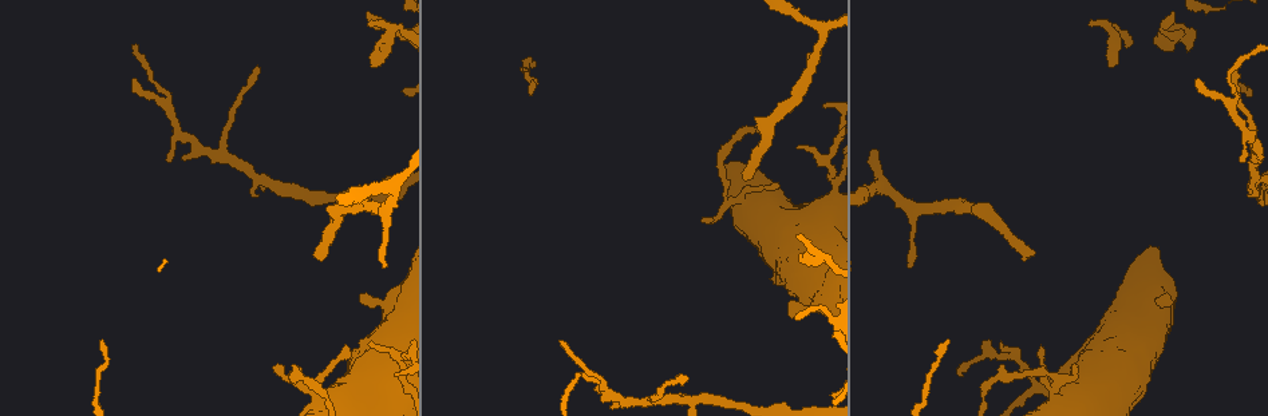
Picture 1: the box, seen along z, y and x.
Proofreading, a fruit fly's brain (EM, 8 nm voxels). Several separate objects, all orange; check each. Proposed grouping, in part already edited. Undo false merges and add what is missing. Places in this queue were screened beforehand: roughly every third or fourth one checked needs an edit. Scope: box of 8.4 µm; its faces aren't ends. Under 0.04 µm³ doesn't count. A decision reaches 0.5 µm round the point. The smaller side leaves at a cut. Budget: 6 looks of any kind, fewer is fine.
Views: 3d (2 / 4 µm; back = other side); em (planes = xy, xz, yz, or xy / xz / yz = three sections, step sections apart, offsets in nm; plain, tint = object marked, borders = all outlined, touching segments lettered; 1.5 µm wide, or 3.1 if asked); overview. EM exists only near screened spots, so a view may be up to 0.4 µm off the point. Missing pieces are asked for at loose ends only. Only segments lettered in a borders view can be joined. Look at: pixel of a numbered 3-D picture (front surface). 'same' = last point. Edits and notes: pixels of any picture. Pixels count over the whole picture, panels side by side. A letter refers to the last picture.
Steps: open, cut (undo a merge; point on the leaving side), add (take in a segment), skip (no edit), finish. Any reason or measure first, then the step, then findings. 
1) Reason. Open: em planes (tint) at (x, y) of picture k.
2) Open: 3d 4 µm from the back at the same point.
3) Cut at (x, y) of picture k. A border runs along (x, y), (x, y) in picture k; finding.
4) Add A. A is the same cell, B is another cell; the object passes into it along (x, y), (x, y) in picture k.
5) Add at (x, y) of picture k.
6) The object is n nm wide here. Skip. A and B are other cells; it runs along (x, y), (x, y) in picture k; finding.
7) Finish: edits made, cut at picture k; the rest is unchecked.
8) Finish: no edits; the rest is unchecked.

Tapers out. Open: em yz step 4 (borders) at (683, 379) of picture 1.

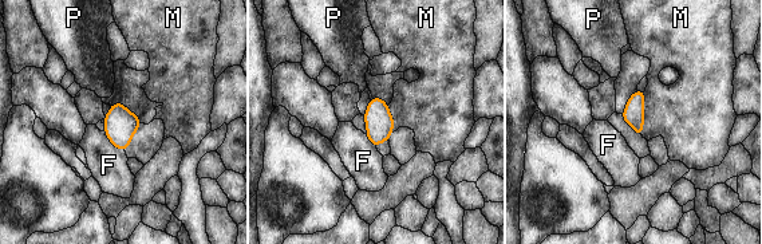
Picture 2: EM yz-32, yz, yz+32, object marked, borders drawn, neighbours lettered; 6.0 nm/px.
Skip. F, M and P are other cells; a border runs along (646, 90), (642, 136) in picture 2; none of them fits.

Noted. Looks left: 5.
Free end. Open: em planes (borders) at (314, 252) of picture 1.

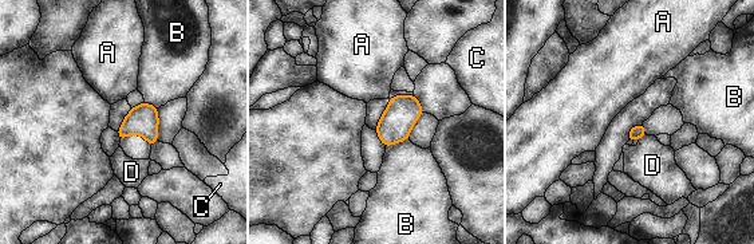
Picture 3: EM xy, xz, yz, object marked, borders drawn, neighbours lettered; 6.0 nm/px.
Add D. D is the same cell, A, B and C are other cells; the object passes into it along (635, 133), (642, 136), (652, 165) in picture 3; it goes on there.

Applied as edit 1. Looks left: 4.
Open: overview.

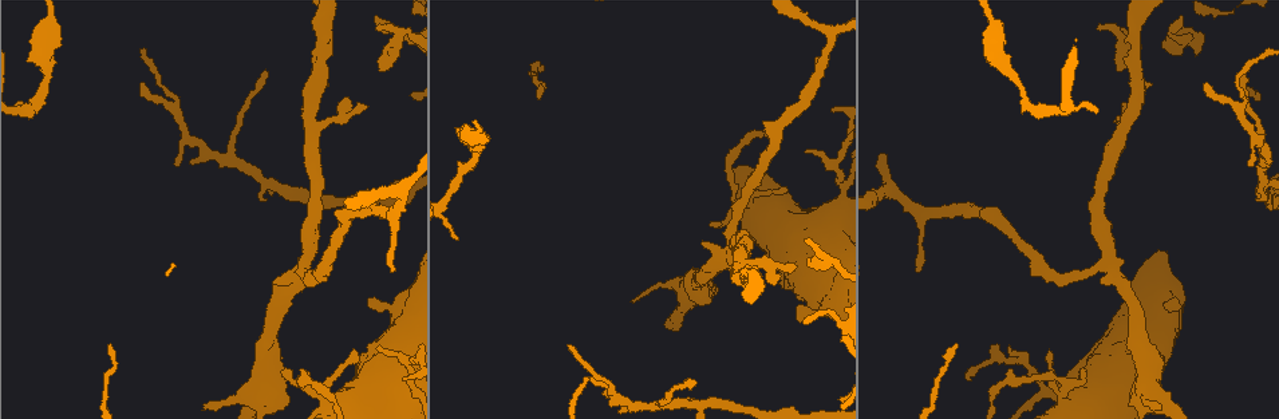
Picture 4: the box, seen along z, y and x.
Tapers out. Open: 3d 4 µm from the back at (1085, 369) of picture 4.

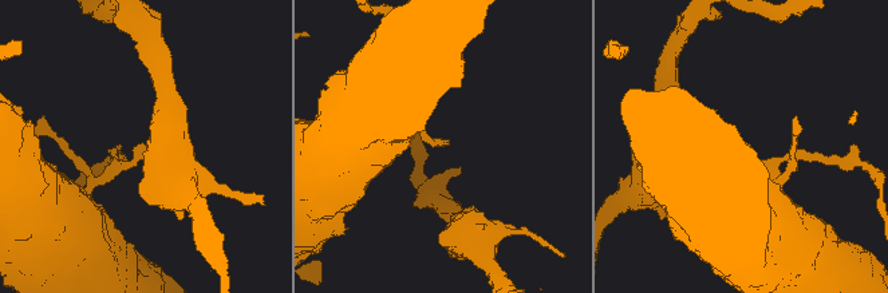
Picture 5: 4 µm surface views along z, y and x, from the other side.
Open: em xy step 4 (borders) at (446, 141) of picture 5.

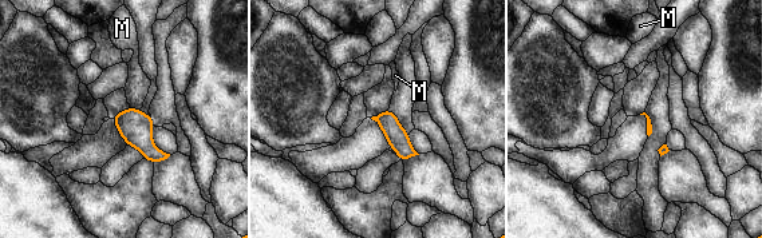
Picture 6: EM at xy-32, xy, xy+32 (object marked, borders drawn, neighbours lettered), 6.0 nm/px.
Another direction. Open: em planes (borders) at the same point.

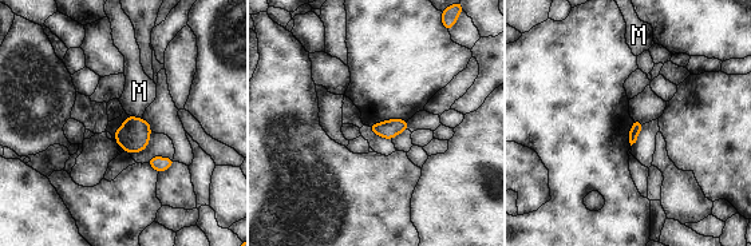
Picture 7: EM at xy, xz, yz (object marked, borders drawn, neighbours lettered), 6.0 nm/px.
Skip. M is another cell; a border runs along (127, 114), (142, 118) in picture 7; no lettered segment goes on from it.

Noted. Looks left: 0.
Finish: edits made, add at picture 3; the rest is unchecked.

